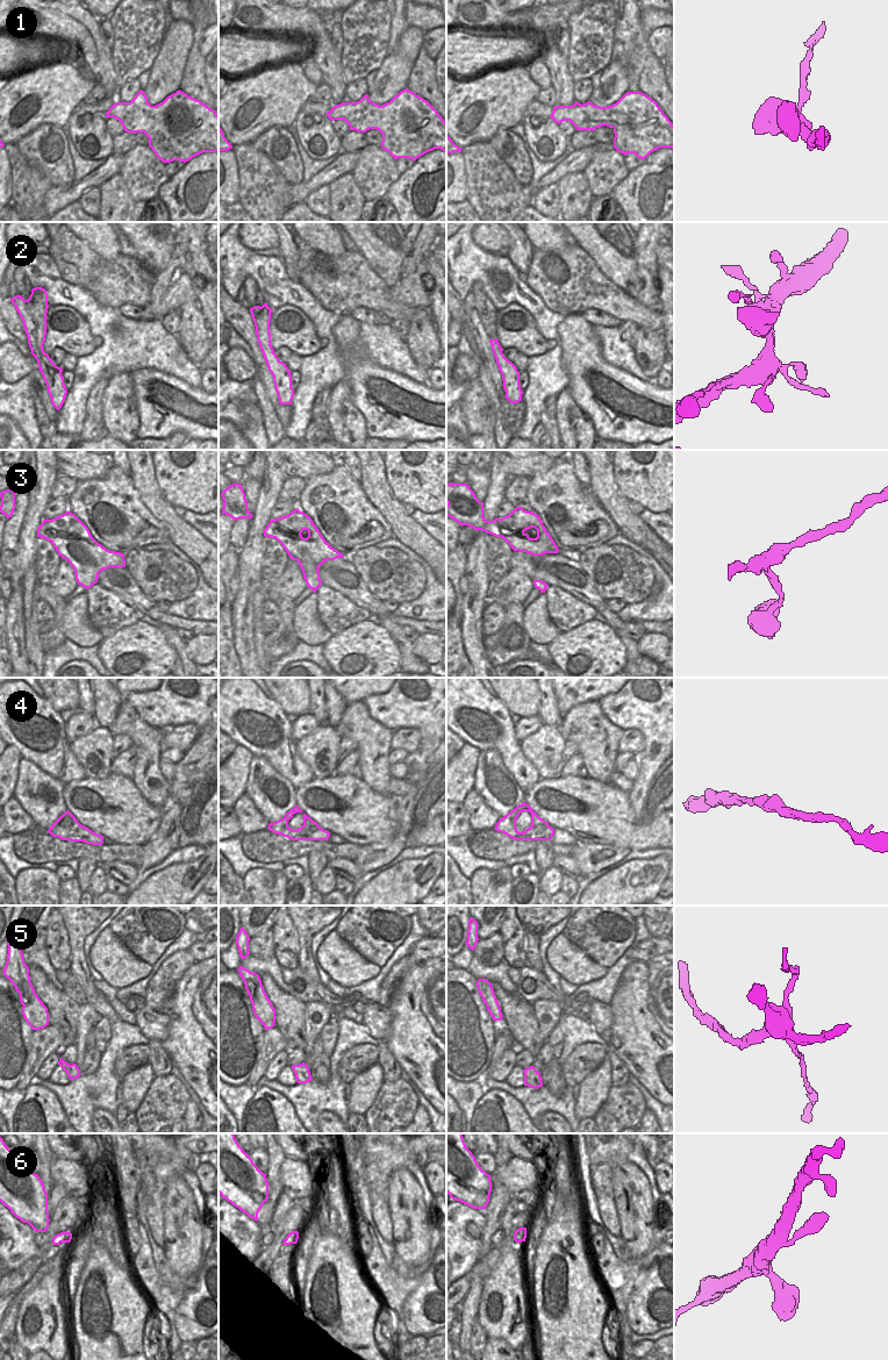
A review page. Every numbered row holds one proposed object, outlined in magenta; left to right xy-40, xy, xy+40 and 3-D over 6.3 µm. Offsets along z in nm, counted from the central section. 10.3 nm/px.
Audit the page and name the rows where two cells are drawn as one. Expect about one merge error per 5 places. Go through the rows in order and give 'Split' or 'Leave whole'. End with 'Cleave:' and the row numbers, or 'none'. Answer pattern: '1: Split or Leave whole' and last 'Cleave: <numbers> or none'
1: Leave whole
2: Leave whole
3: Leave whole
4: Leave whole
5: Split
6: Leave whole
Cleave: 5

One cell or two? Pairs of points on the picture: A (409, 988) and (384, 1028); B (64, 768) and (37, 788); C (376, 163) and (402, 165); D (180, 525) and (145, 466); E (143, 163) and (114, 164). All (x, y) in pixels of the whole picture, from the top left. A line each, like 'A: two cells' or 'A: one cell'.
A: two cells
B: two cells
C: two cells
D: one cell
E: two cells

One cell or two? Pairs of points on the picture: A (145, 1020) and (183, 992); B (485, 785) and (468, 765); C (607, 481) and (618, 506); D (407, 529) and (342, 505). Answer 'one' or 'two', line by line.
A: two
B: two
C: one
D: two

